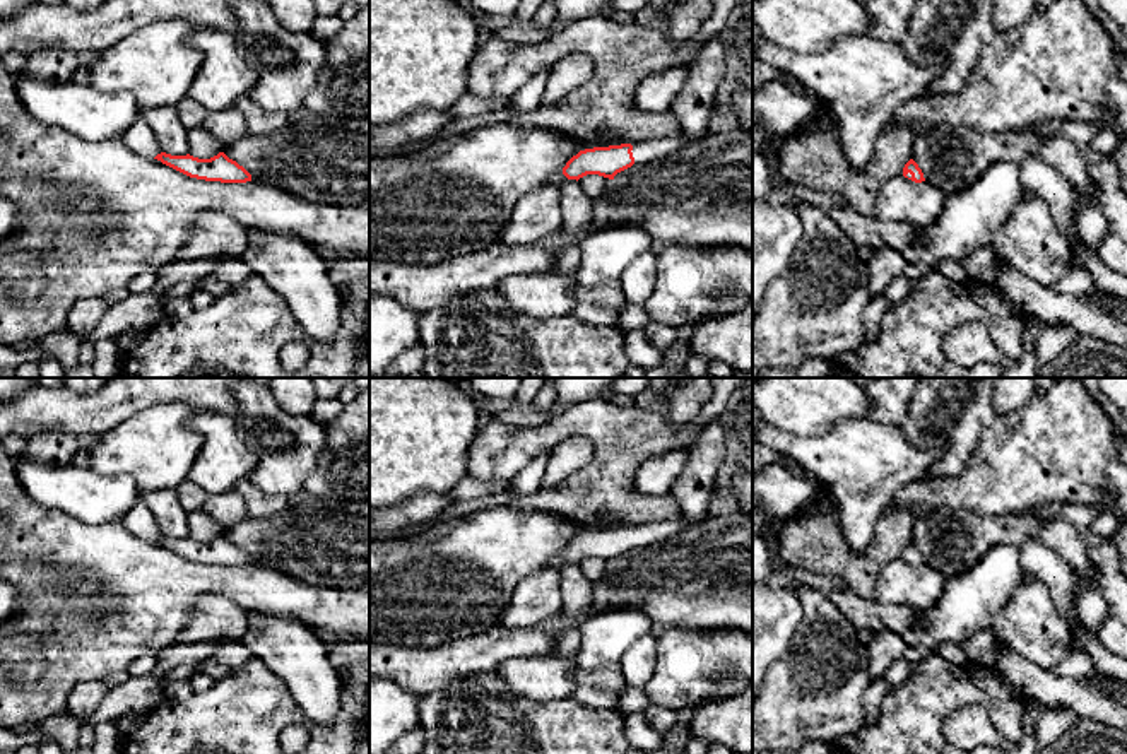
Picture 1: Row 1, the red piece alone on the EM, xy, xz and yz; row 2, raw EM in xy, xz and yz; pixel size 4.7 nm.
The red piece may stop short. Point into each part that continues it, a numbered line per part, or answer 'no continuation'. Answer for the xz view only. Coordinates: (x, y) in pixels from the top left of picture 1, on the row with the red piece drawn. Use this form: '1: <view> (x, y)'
1: xz (647, 151)

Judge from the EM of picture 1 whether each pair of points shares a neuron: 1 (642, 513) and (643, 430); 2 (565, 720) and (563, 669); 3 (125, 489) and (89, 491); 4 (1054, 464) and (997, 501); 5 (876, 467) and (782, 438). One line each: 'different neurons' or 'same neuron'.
1: same neuron
2: different neurons
3: same neuron
4: same neuron
5: same neuron

